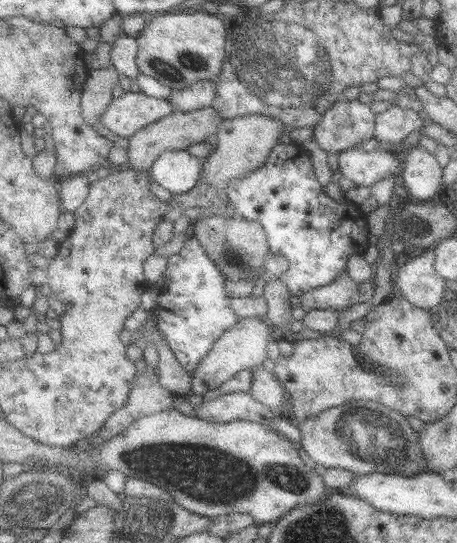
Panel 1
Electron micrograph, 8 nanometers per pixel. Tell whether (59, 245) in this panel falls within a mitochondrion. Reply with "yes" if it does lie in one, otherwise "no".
no

